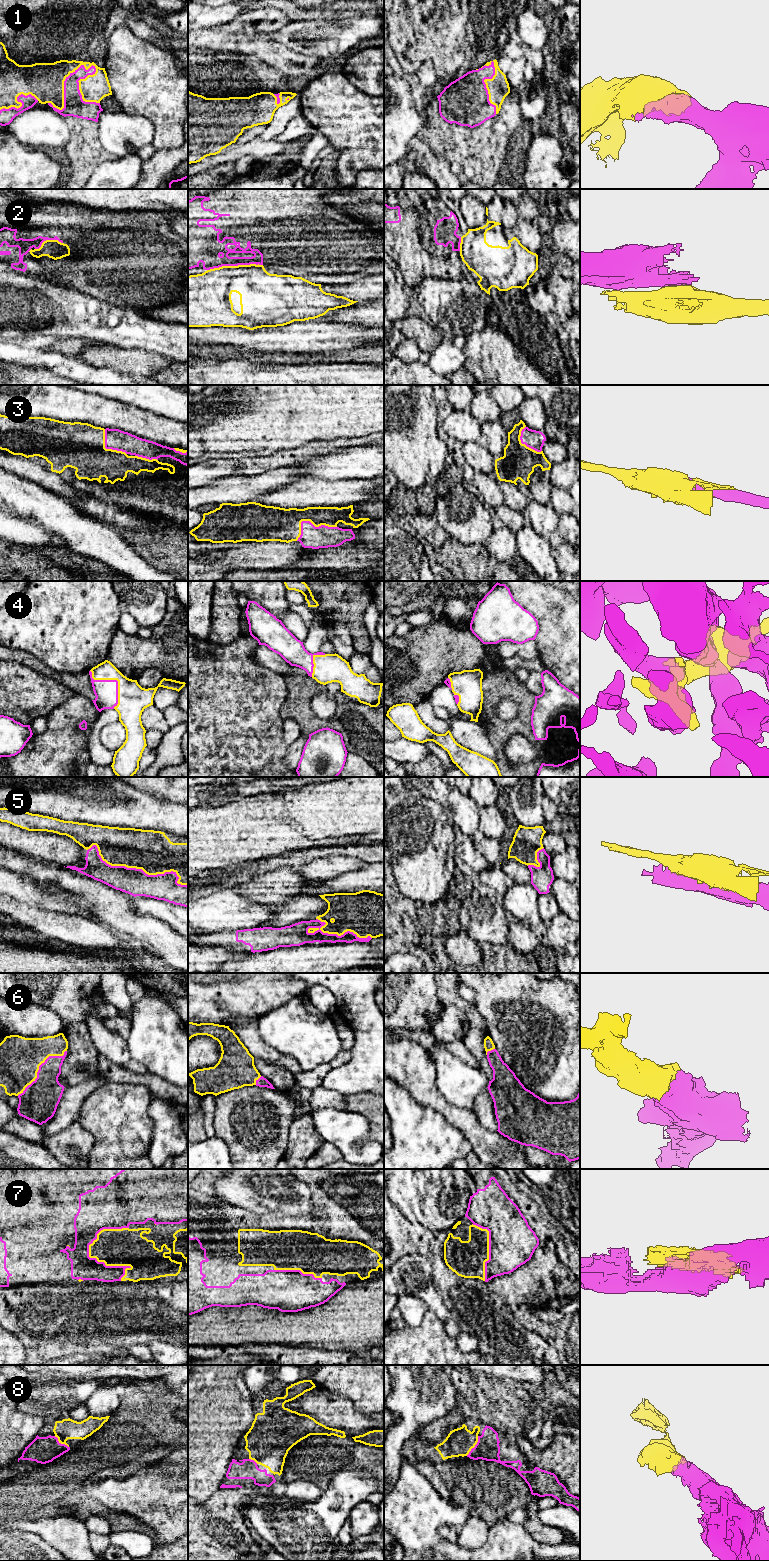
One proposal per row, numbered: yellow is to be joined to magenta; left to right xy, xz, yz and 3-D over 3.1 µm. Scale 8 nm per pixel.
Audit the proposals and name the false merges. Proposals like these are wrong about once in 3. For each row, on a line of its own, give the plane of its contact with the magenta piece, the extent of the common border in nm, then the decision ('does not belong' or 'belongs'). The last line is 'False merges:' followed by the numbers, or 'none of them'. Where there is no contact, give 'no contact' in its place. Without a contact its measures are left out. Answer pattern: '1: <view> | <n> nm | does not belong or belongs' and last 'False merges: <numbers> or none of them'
1: xy | 480 nm | belongs
2: xz | 460 nm | does not belong
3: xz | 340 nm | belongs
4: xy | 360 nm | belongs
5: xy | 850 nm | does not belong
6: xy | 550 nm | belongs
7: xy | 440 nm | belongs
8: yz | 190 nm | belongs
False merges: 2, 5

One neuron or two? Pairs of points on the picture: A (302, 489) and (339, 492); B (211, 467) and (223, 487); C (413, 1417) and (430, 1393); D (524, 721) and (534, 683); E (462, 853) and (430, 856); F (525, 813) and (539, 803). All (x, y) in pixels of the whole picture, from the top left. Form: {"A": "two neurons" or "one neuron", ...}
{"A": "one neuron", "B": "two neurons", "C": "one neuron", "D": "two neurons", "E": "two neurons", "F": "one neuron"}

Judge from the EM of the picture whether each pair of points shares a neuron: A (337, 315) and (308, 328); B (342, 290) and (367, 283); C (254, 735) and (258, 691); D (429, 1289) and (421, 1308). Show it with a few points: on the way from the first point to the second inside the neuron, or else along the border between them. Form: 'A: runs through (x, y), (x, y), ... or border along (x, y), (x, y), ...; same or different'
A: border along (318, 317), (324, 320), (341, 321), (348, 324); different
B: runs through (348, 290), (361, 289); same
C: runs through (254, 724), (254, 702); same
D: border along (405, 1293), (417, 1296), (428, 1309); different

